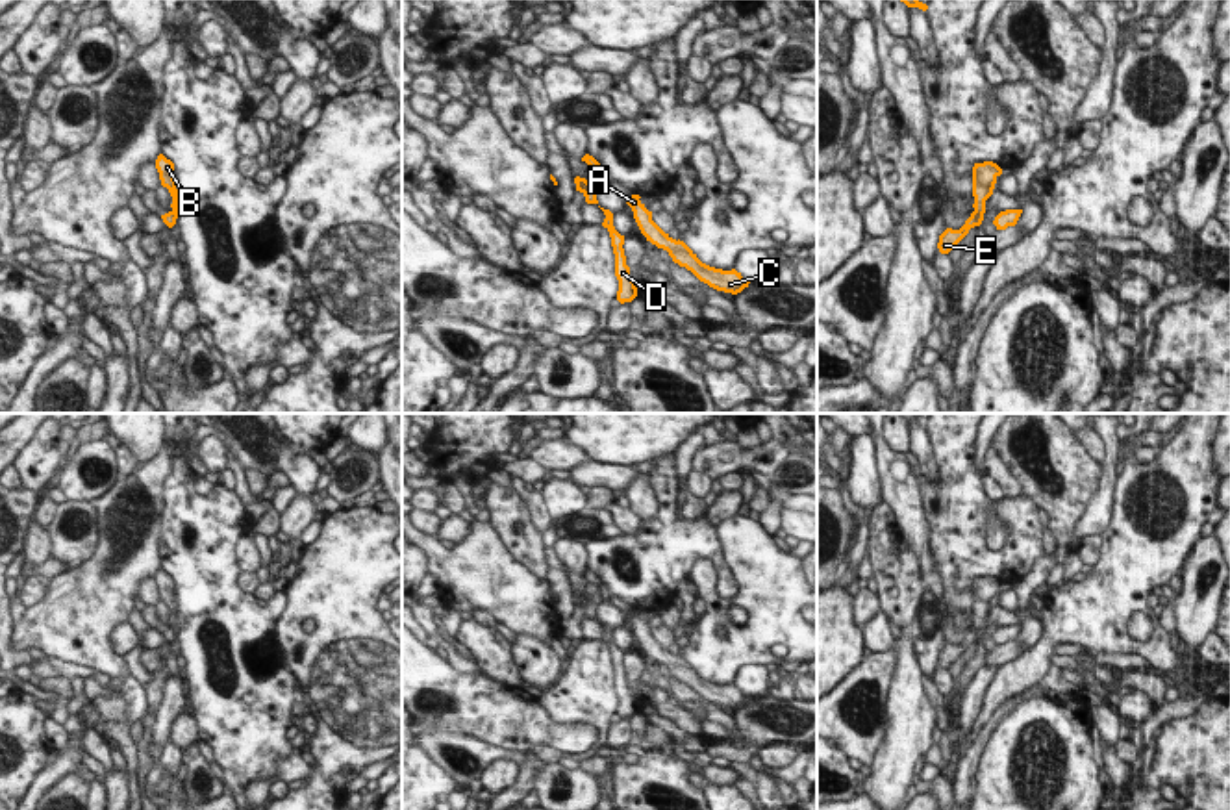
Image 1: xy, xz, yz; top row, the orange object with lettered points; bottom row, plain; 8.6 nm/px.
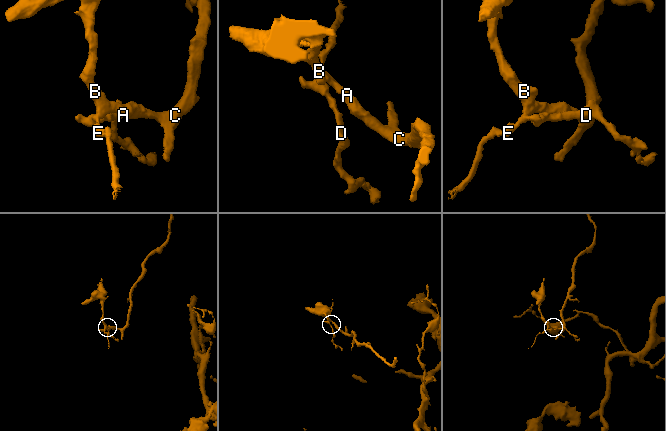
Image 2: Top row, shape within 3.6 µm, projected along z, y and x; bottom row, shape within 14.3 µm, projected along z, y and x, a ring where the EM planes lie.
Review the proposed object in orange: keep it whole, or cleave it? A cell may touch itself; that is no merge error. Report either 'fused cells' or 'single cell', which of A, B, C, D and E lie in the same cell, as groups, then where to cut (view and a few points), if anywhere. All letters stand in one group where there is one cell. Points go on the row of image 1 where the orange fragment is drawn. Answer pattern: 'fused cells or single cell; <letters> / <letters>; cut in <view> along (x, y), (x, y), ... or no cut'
fused cells; A B C / D E; cut in yz along (973, 212), (982, 215)

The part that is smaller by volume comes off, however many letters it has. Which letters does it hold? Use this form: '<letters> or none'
D, E

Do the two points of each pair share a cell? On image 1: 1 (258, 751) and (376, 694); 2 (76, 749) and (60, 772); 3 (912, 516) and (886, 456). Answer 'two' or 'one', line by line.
1: two
2: one
3: one

